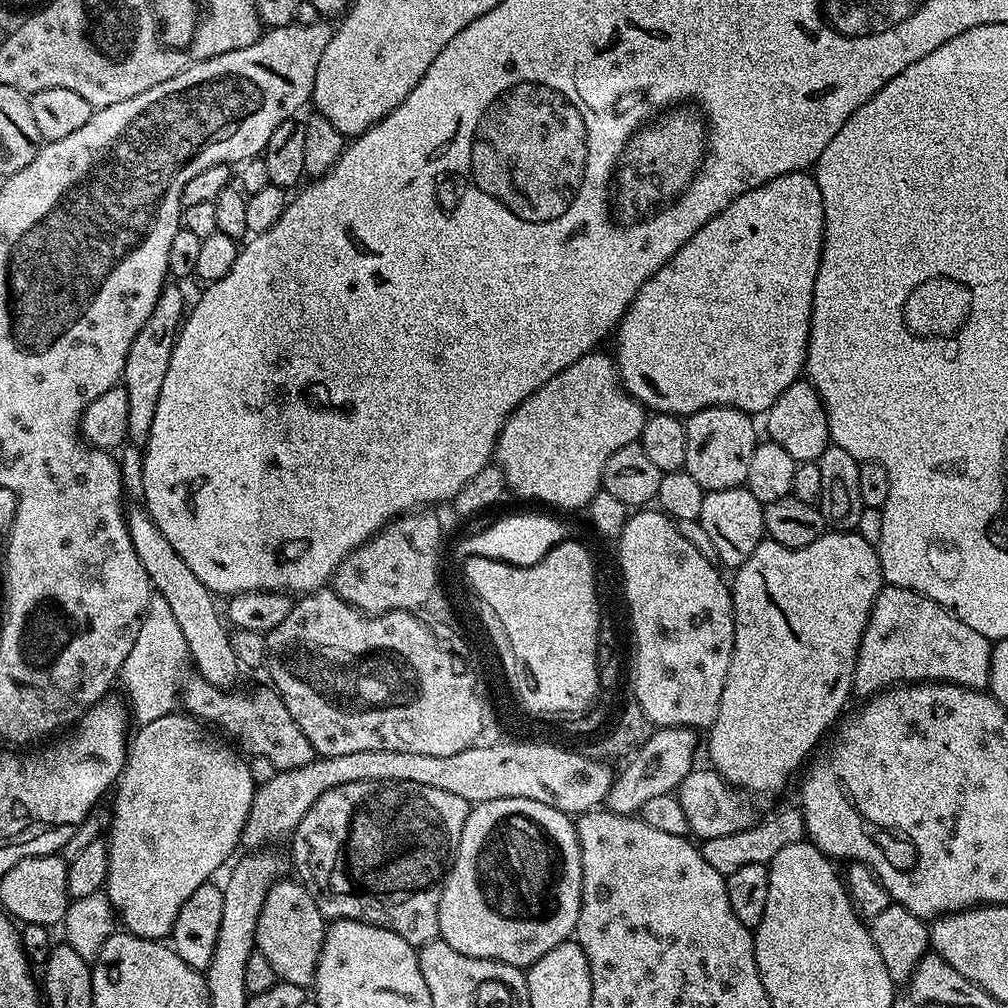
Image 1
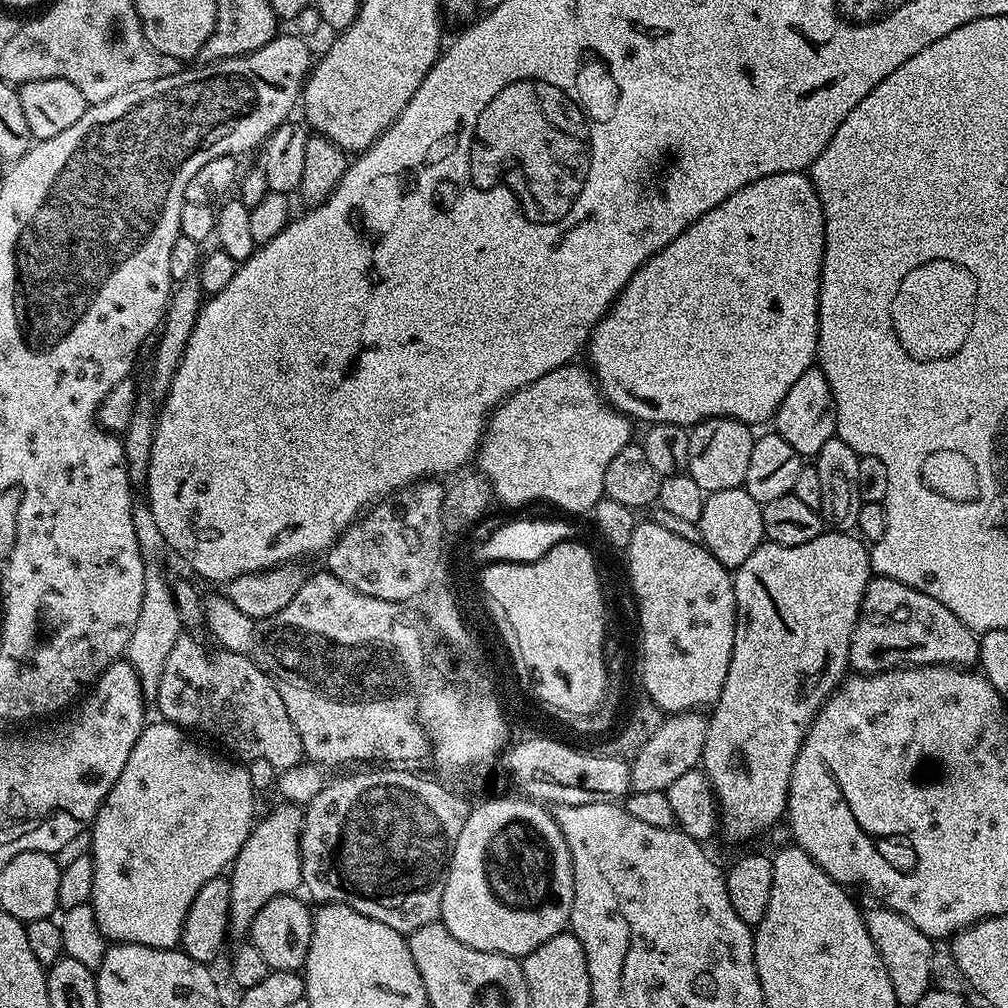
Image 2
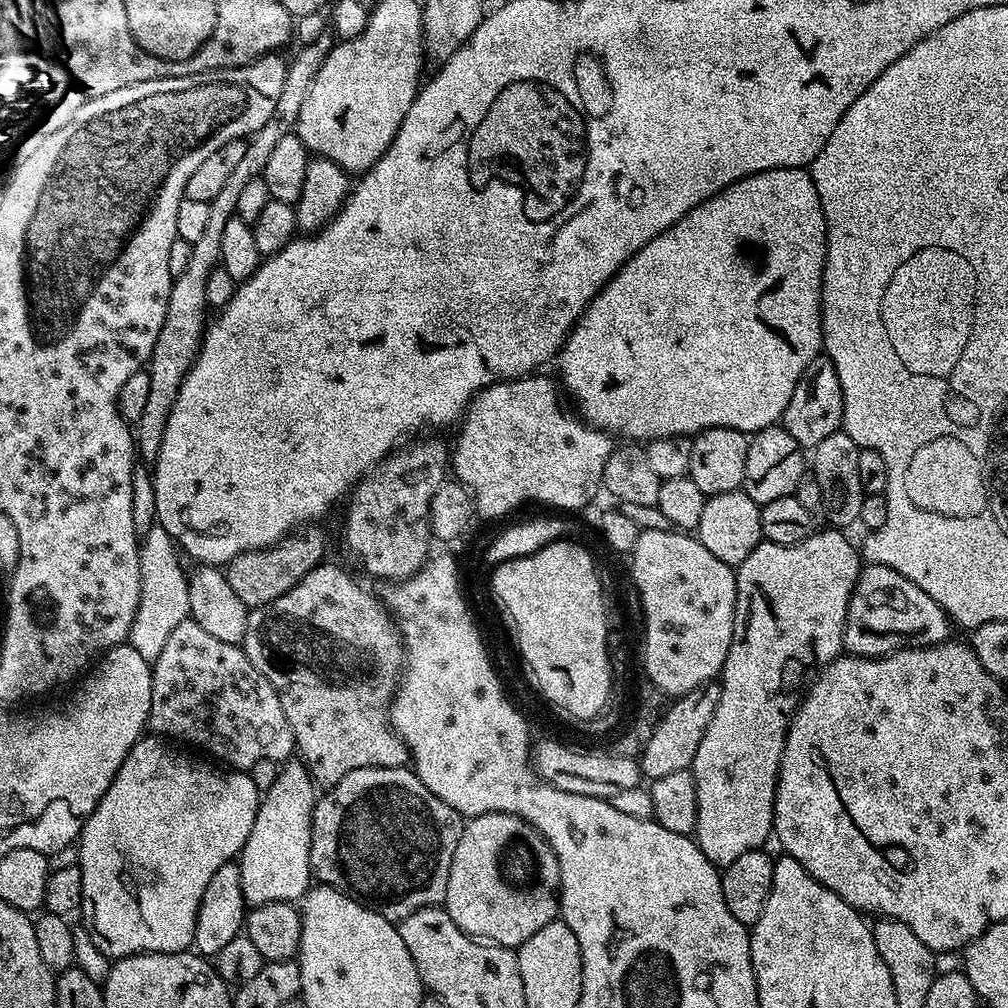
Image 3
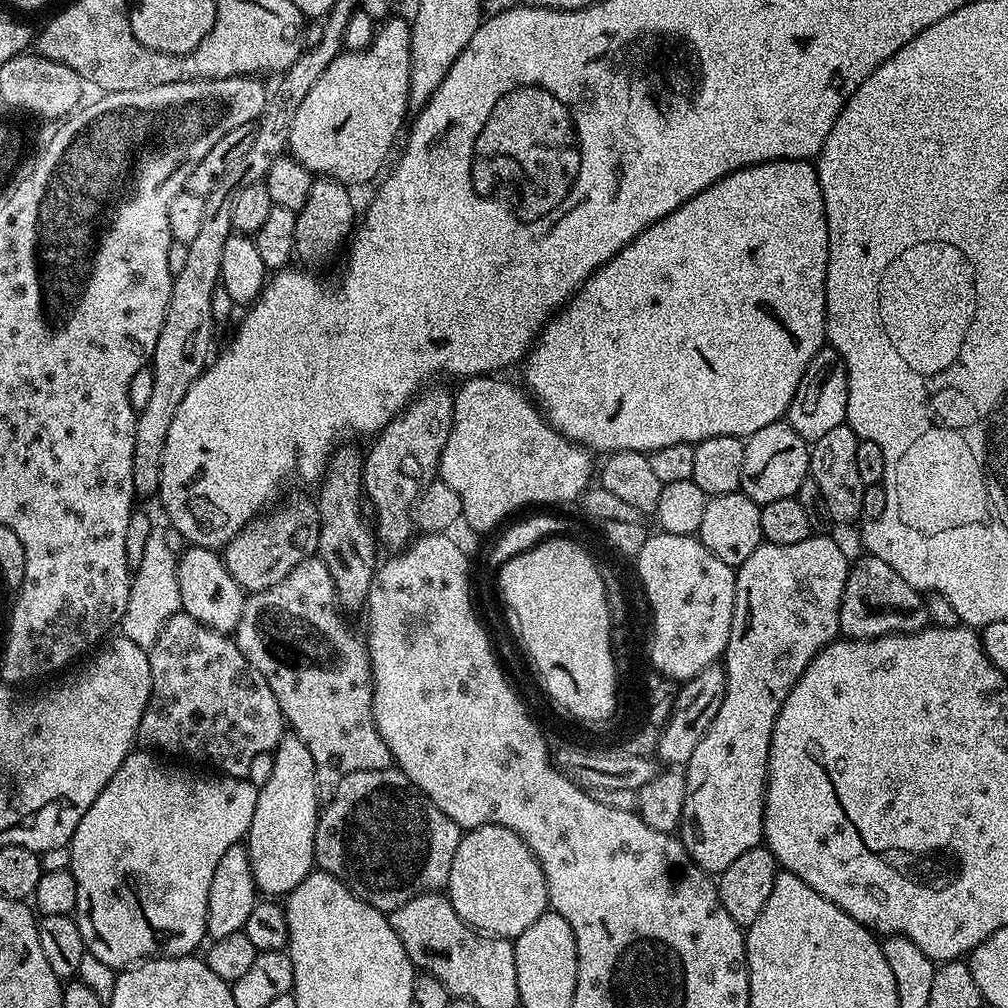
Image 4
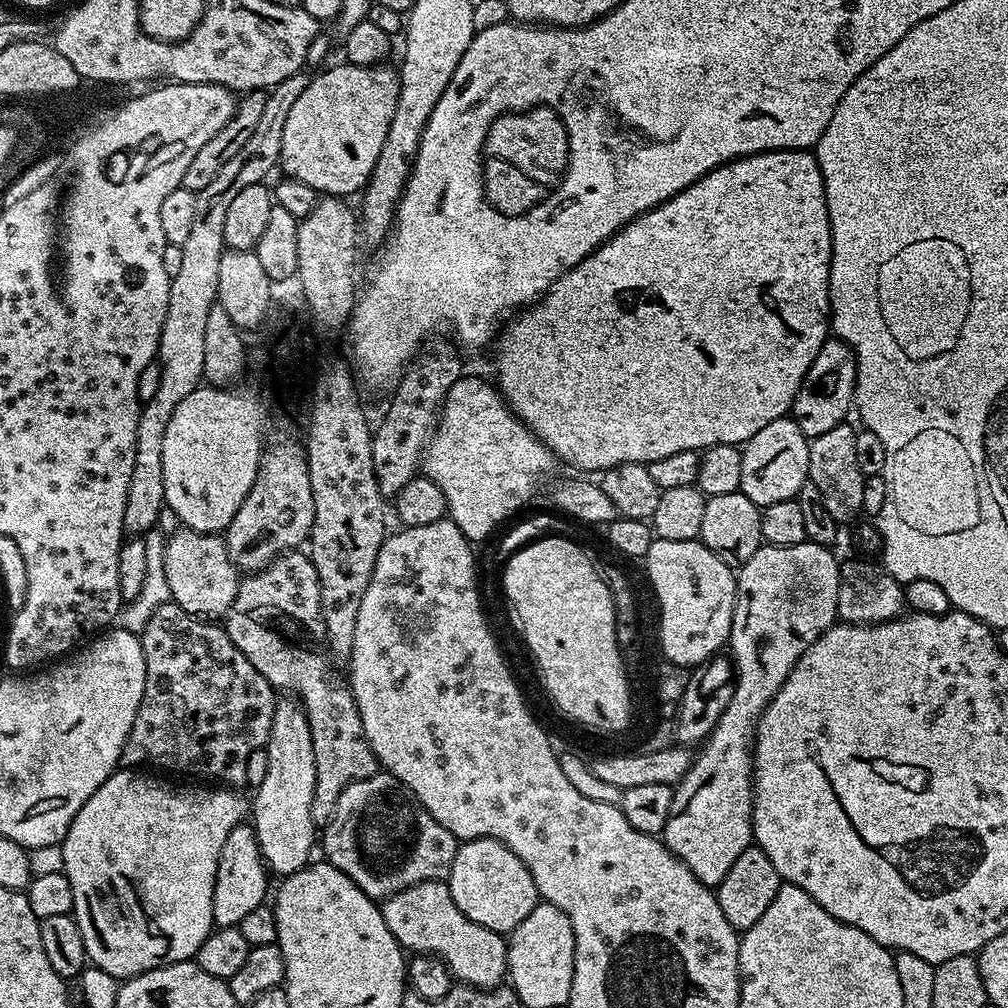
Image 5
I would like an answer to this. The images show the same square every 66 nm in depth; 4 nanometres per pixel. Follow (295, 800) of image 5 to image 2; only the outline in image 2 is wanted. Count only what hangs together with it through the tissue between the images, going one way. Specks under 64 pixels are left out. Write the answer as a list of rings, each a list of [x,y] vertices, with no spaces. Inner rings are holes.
[[[280,802],[273,812],[262,816],[253,823],[252,833],[246,838],[242,850],[238,850],[236,861],[230,865],[228,926],[233,937],[247,937],[254,914],[258,914],[258,910],[262,910],[270,898],[291,896],[297,891],[296,887],[299,889],[302,884],[300,854],[305,813],[295,804]]]

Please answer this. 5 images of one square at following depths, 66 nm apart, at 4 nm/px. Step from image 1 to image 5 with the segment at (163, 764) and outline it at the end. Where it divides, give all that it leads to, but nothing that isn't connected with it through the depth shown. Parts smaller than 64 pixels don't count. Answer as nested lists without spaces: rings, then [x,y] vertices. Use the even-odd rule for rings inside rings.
[[[117,770],[113,772],[90,798],[86,798],[86,806],[74,814],[74,822],[70,822],[70,830],[62,841],[64,850],[63,873],[74,890],[74,906],[71,915],[78,922],[78,930],[82,930],[82,942],[86,942],[86,954],[93,965],[101,968],[119,982],[129,980],[143,972],[162,968],[165,964],[177,964],[183,960],[192,960],[196,951],[206,942],[206,938],[214,931],[212,915],[214,914],[214,878],[218,874],[218,858],[222,854],[222,846],[226,843],[226,834],[234,830],[245,819],[250,804],[239,796],[239,791],[228,786],[196,786],[200,788],[179,788],[176,784],[167,784],[159,775],[149,774],[144,770]]]

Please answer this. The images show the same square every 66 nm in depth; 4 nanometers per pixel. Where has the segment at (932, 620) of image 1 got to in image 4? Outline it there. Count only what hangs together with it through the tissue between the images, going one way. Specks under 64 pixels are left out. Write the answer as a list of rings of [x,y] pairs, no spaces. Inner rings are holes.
[[[861,554],[851,561],[846,586],[840,603],[840,632],[850,640],[877,640],[879,636],[891,636],[897,632],[918,632],[929,627],[928,608],[924,605],[925,597],[911,588],[882,558]]]

